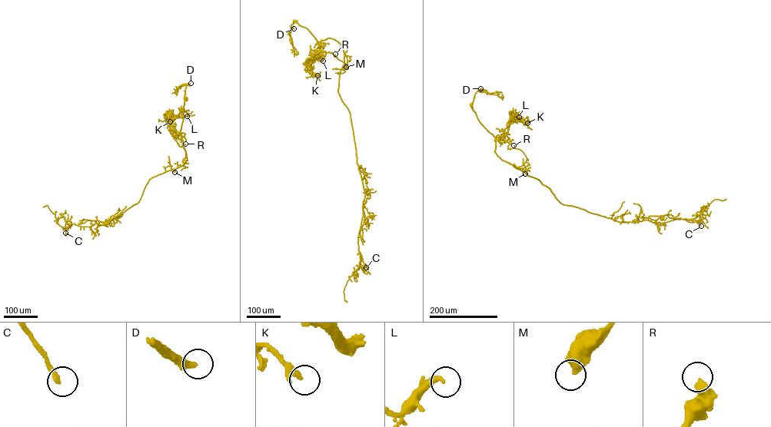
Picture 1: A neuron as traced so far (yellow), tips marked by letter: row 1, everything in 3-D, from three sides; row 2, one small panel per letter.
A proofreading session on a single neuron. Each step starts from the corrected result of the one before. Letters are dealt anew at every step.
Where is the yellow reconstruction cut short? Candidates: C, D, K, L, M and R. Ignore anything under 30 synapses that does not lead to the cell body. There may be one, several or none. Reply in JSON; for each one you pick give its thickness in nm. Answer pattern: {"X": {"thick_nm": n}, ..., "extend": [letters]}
{"D": {"thick_nm": 360}, "extend": ["D"]}

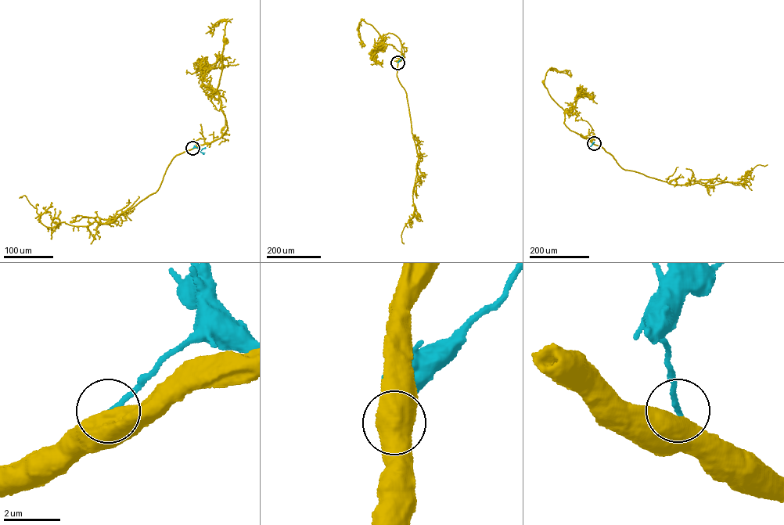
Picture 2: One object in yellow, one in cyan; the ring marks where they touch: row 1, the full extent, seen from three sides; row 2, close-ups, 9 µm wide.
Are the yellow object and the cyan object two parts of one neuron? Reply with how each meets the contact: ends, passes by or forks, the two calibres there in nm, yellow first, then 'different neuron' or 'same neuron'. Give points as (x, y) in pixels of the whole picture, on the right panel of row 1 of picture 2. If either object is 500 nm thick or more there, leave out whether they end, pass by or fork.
800 nm thick on the yellow side, 180 nm on the other; same neuron

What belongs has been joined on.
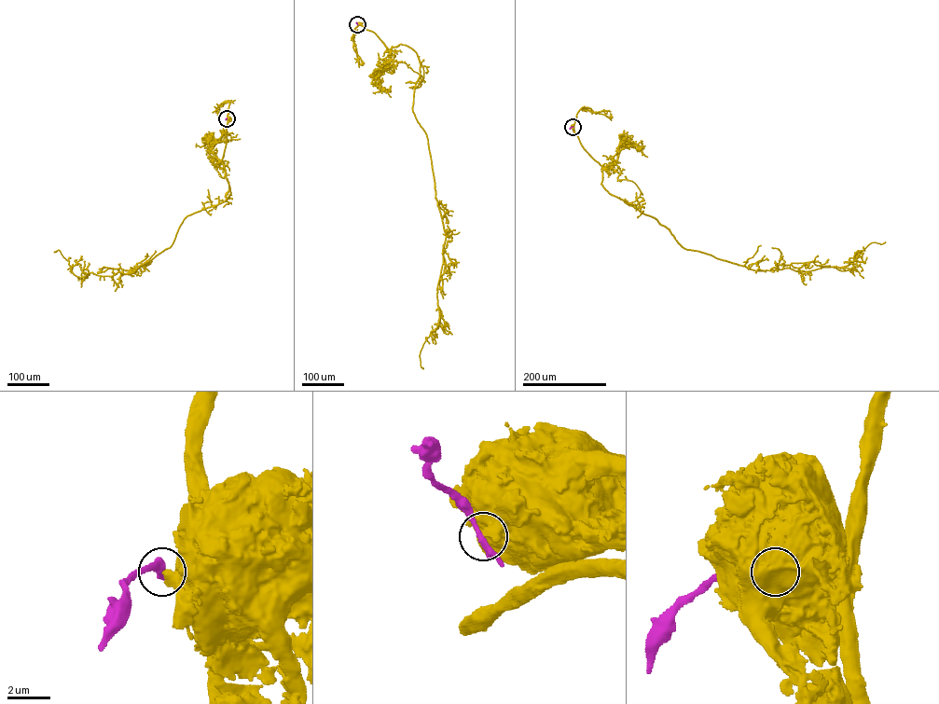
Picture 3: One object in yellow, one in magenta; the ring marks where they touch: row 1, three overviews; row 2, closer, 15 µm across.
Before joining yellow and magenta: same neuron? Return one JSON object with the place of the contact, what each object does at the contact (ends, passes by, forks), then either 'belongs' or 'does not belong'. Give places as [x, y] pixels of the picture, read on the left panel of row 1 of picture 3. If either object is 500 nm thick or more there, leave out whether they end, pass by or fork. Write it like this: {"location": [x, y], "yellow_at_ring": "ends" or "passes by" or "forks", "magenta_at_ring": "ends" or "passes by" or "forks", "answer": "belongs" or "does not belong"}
{"location": [227, 118], "answer": "does not belong"}

